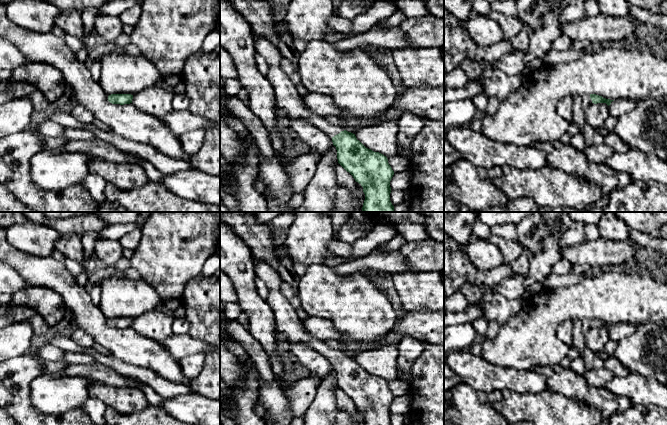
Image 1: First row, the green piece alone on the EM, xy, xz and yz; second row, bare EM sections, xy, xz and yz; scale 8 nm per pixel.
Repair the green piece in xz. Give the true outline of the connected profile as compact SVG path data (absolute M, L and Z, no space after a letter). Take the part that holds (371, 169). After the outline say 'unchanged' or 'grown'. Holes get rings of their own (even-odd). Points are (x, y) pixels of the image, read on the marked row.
M266 38L254 39L256 53L265 58L269 71L266 74L274 91L276 108L286 111L287 118L303 119L332 137L337 150L338 163L363 187L365 200L362 212L394 212L390 201L390 181L394 171L386 156L366 148L342 126L326 121L313 113L301 99L296 85L280 67L283 58L278 47Z; grown

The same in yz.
M585 94L581 96L582 104L584 108L587 108L591 103L606 103L608 106L611 104L612 101L610 99L603 98L602 96L596 94Z; grown

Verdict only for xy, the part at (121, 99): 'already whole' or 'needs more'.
already whole

